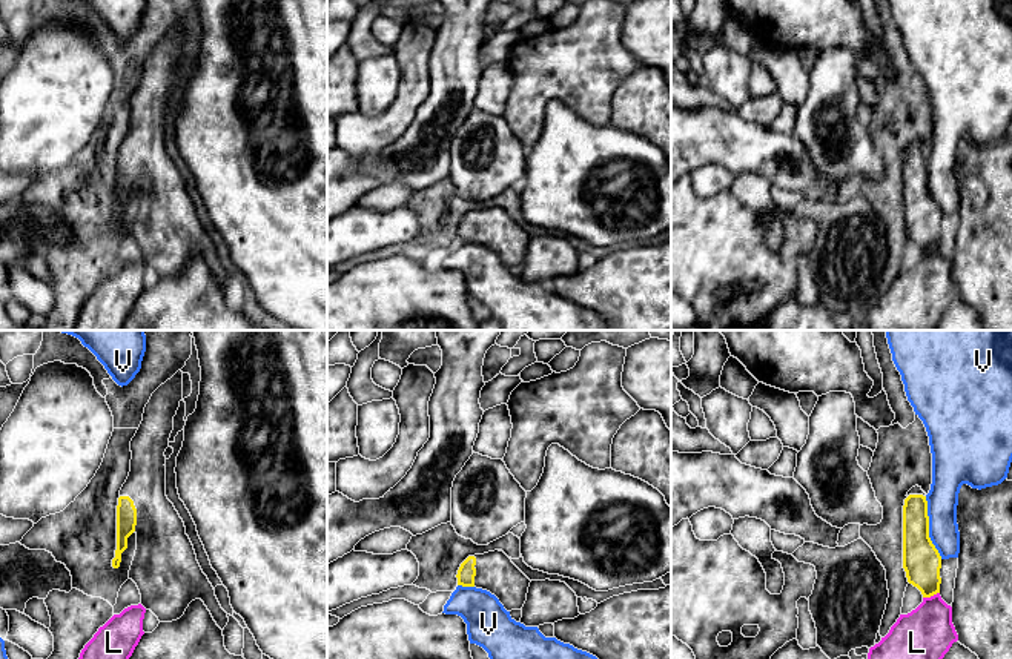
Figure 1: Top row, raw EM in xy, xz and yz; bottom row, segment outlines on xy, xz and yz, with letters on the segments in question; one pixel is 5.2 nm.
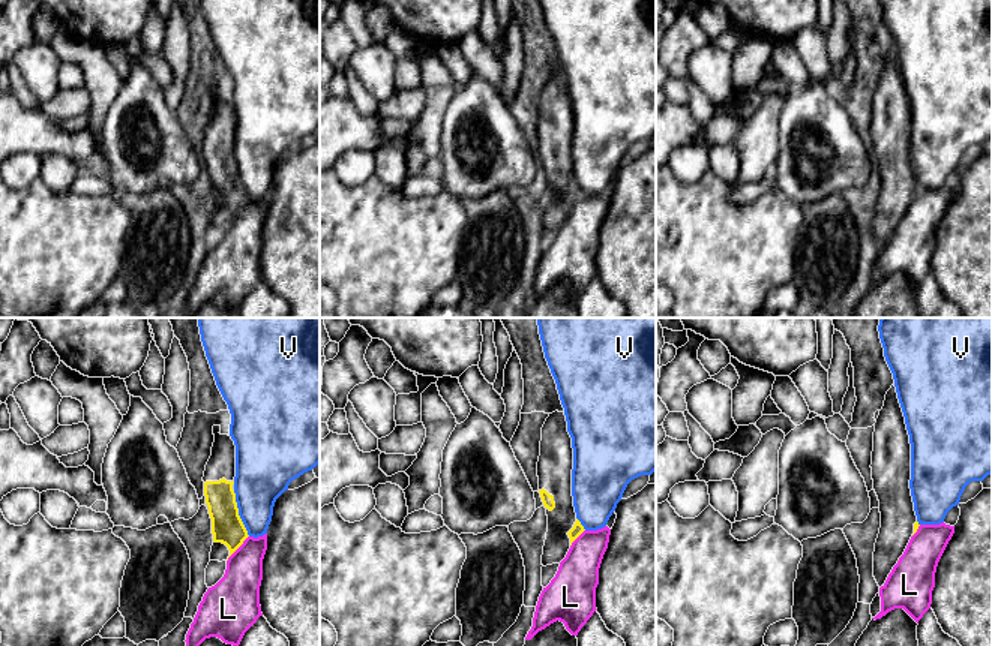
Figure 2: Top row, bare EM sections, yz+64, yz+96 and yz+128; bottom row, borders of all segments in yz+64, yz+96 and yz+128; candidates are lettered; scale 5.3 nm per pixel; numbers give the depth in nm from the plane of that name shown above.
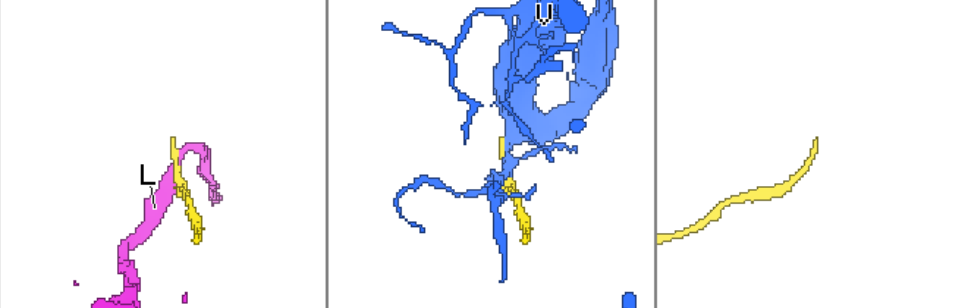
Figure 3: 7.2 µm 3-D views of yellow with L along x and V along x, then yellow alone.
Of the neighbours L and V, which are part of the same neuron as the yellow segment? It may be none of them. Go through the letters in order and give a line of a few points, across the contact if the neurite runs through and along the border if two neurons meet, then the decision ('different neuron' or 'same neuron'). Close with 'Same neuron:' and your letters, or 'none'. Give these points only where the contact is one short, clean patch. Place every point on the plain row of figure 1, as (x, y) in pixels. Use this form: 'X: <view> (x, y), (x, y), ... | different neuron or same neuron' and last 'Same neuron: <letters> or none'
L: different neuron
V: different neuron
Same neuron: none

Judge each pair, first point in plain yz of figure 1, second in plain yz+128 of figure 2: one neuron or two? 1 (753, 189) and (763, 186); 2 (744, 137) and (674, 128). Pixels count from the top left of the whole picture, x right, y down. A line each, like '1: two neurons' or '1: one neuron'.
1: two neurons
2: one neuron

